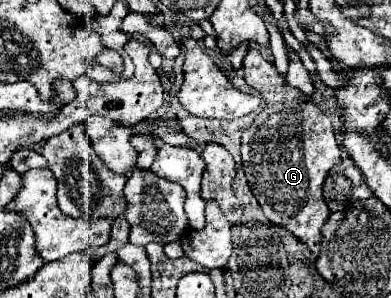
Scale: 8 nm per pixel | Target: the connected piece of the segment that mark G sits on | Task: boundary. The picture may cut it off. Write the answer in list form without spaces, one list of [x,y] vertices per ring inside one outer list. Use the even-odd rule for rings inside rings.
[[[259,49],[247,51],[243,73],[247,85],[257,89],[265,103],[253,125],[243,131],[241,137],[243,171],[249,187],[269,221],[289,229],[295,237],[307,243],[315,255],[319,255],[321,227],[331,213],[321,187],[329,169],[337,165],[343,155],[331,119],[319,109],[313,97],[289,87],[285,77],[261,55]]]

